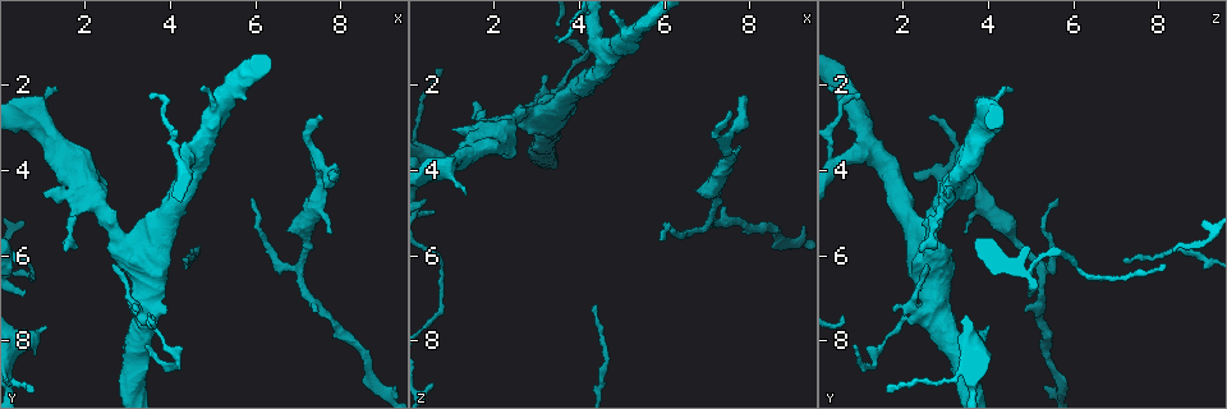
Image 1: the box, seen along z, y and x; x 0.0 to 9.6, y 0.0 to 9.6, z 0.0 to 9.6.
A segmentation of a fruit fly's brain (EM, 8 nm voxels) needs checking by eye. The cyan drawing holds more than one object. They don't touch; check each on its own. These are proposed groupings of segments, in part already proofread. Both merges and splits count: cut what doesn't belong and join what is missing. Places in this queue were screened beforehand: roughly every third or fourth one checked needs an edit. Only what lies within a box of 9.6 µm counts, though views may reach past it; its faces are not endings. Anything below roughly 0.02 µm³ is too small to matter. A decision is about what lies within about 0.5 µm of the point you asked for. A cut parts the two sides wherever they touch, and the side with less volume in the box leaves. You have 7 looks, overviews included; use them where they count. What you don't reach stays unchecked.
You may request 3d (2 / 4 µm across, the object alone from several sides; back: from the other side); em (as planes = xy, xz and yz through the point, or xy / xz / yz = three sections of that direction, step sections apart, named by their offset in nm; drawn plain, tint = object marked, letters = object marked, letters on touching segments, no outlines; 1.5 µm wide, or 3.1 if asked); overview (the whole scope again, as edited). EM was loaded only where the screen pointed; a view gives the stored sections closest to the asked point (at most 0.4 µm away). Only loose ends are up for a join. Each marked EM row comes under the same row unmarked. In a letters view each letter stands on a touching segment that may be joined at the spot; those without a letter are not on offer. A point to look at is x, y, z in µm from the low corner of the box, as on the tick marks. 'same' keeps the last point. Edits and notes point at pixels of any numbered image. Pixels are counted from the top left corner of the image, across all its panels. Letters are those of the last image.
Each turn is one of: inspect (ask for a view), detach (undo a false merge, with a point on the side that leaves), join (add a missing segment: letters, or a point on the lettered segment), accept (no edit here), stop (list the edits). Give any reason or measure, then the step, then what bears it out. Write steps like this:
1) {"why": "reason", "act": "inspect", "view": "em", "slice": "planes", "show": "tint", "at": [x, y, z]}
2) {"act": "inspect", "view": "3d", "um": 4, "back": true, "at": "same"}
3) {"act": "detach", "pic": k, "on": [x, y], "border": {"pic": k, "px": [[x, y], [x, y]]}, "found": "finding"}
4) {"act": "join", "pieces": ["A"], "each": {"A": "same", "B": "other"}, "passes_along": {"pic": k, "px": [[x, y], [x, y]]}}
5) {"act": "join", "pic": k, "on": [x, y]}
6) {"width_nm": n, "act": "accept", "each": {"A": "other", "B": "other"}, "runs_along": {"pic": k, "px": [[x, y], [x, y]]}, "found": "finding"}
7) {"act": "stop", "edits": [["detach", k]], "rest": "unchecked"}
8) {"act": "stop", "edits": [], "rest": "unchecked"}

{"why": "thin end", "act": "inspect", "view": "3d", "um": 4, "at": [3.45, 8.05, 0.80]}

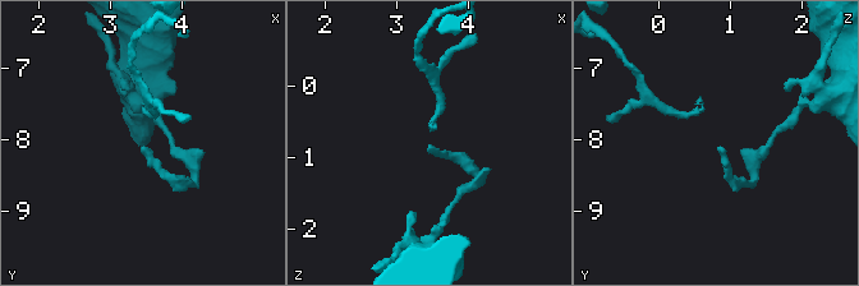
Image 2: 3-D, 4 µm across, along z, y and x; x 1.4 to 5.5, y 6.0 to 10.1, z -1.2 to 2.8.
{"act": "inspect", "view": "em", "slice": "planes", "show": "letters", "at": [3.50, 8.10, 0.85]}

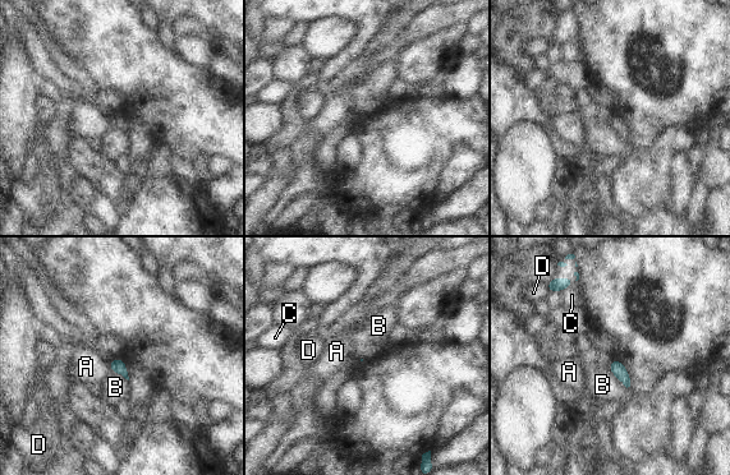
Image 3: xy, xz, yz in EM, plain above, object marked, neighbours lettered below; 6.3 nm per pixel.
{"act": "accept", "each": {"A": "other", "B": "other", "C": "other", "D": "other"}, "border": {"pic": 3, "px": [[609, 370], [627, 387], [630, 386]]}, "found": "no lettered segment goes on from it"}

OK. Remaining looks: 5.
{"why": "thick turns thin", "act": "inspect", "view": "3d", "um": 4, "at": [7.20, 5.70, 4.70]}

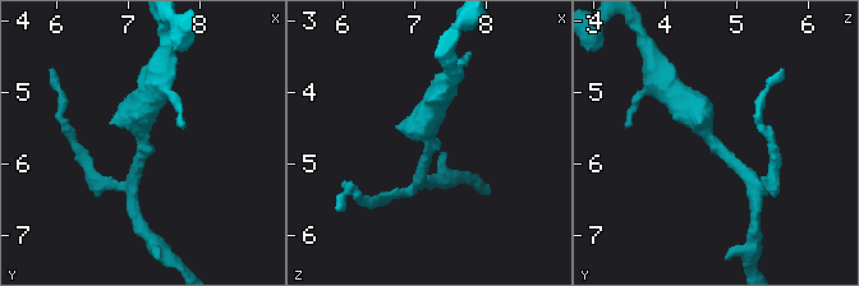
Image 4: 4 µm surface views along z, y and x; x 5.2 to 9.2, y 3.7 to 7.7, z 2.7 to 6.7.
{"arm_widths_nm": [180, 380], "why": "now the EM", "act": "inspect", "view": "em", "slice": "planes", "show": "letters", "at": [7.25, 5.70, 4.60]}

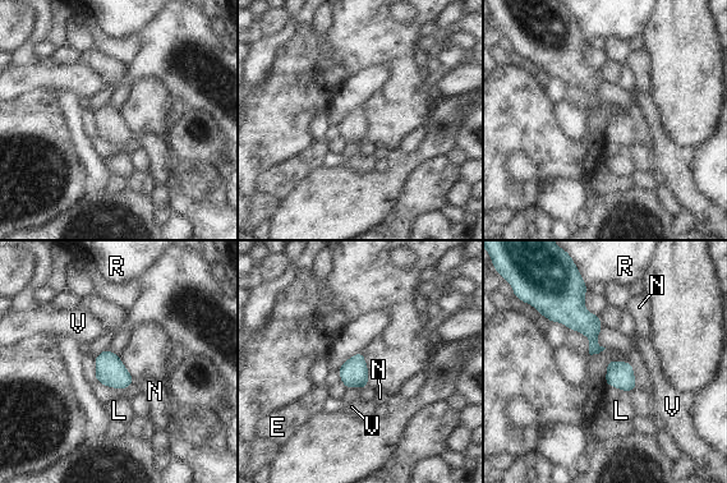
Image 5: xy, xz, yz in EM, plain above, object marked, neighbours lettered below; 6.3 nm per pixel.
{"act": "accept", "each": {"E": "other", "L": "other", "N": "other", "R": "other", "V": "other"}, "border": {"pic": 5, "px": [[136, 381], [124, 390]]}, "found": "all the same neuron"}

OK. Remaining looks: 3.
{"why": "tapers out", "act": "inspect", "view": "em", "slice": "yz", "step": 4, "show": "letters", "at": [5.95, 4.70, 5.65]}

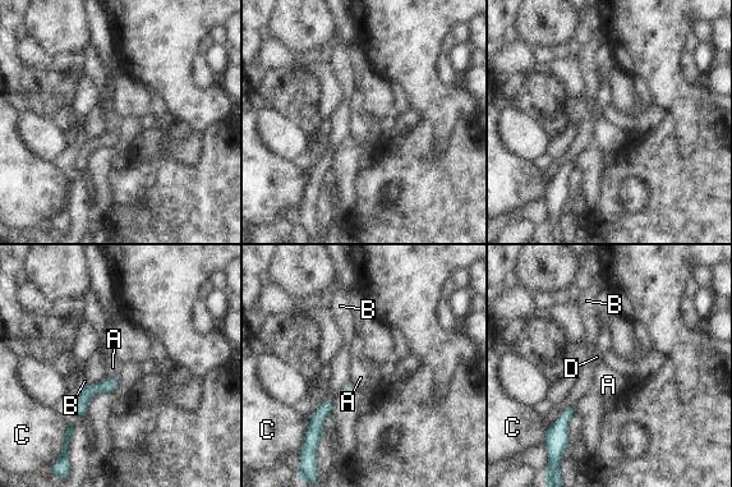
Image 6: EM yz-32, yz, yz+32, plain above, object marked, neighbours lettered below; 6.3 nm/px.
{"act": "accept", "each": {"A": "other", "B": "other", "C": "other", "D": "other"}, "border": {"pic": 6, "px": [[106, 375], [119, 378]]}, "found": "no lettered segment goes on from it"}

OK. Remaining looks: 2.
{"act": "stop", "edits": [], "rest": "unchecked"}

